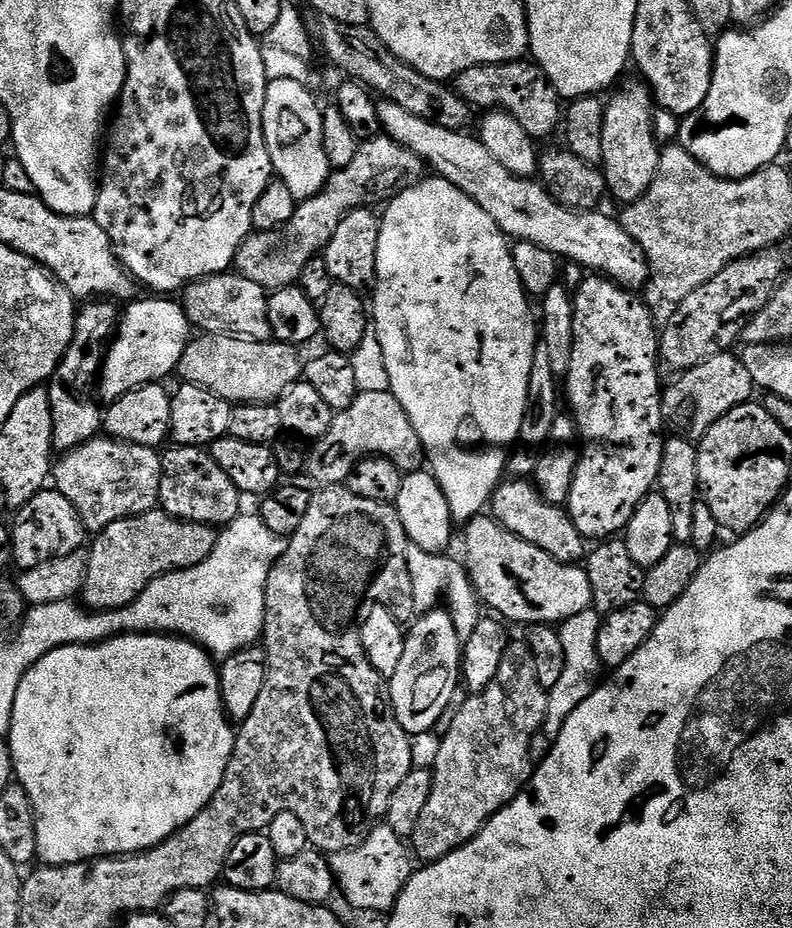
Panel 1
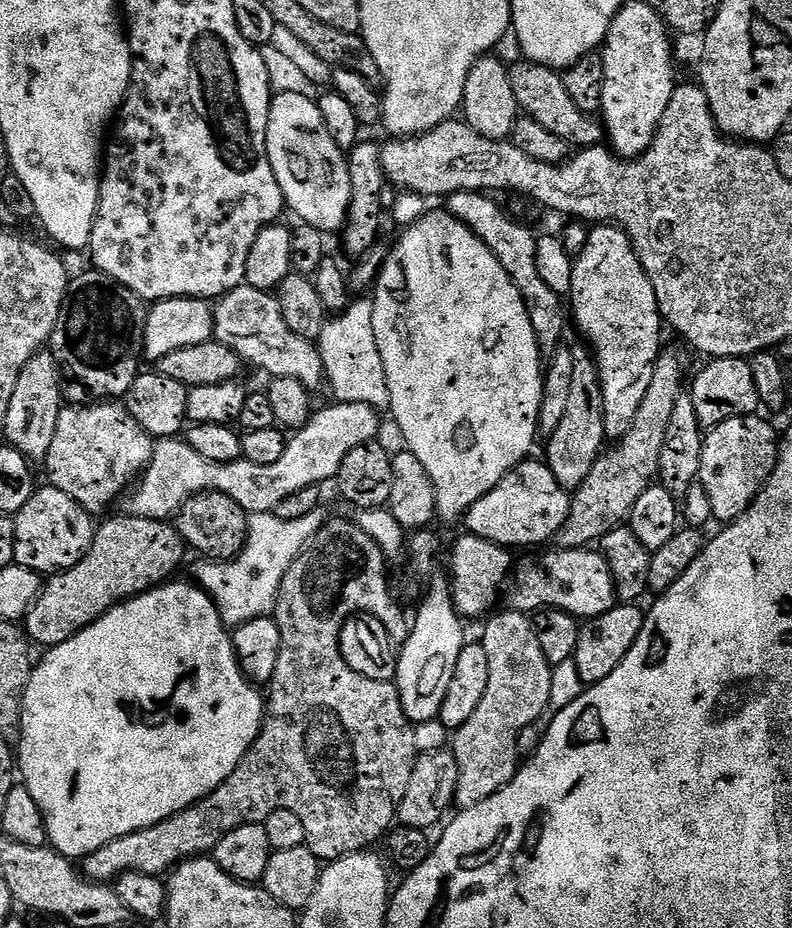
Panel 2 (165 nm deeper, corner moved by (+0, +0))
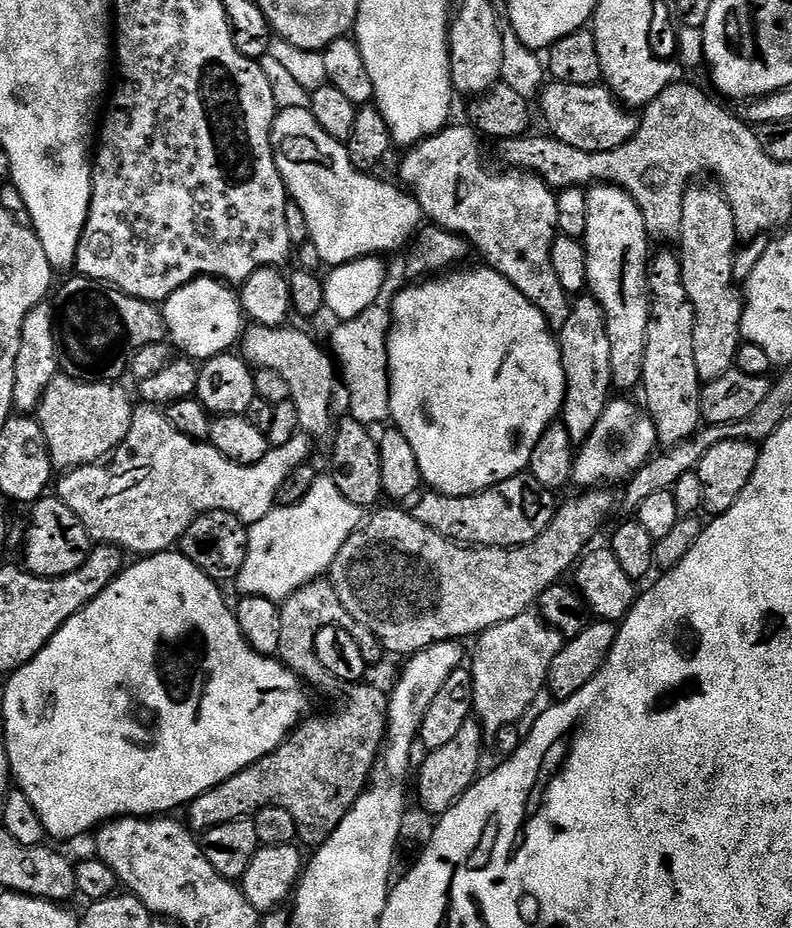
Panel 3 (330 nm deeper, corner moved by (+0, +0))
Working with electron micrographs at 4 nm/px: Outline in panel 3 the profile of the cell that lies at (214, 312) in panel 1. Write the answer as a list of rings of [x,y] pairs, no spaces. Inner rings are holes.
[[[262,324],[249,327],[242,337],[242,355],[256,368],[278,370],[278,374],[290,382],[291,403],[300,411],[300,424],[304,427],[301,429],[313,438],[327,437],[334,428],[332,391],[336,388],[336,380],[338,384],[338,372],[327,351],[324,353],[306,333],[292,327],[267,328]]]

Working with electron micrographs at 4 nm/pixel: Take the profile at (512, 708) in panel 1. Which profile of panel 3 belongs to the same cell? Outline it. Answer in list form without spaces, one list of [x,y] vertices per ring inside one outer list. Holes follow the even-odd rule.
[[[532,610],[480,633],[475,641],[476,653],[470,656],[470,671],[474,682],[474,716],[485,733],[495,734],[526,714],[539,692],[546,688],[550,666],[565,643],[565,637],[548,627]]]

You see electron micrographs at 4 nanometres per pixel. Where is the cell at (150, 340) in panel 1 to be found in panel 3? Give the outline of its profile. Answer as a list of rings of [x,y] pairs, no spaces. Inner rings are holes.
[[[215,278],[192,280],[186,286],[174,290],[174,294],[163,301],[162,311],[167,339],[179,351],[181,348],[185,357],[197,362],[225,355],[235,349],[232,347],[241,343],[246,331],[246,317],[239,295],[227,283]]]

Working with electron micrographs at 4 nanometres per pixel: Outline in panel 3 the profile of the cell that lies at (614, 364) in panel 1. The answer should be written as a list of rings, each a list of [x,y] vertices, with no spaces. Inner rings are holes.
[[[613,184],[587,189],[586,234],[582,241],[586,254],[587,291],[600,303],[610,338],[612,382],[617,389],[632,388],[644,379],[644,359],[648,341],[650,281],[648,266],[650,233],[638,202],[626,190]]]

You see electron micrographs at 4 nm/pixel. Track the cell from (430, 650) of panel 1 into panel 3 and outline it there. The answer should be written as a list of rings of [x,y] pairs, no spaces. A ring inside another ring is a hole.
[[[481,266],[477,272],[460,271],[464,270],[409,283],[409,288],[402,289],[393,298],[392,304],[390,303],[392,325],[388,331],[388,385],[391,423],[399,428],[402,434],[406,434],[406,442],[414,446],[423,483],[441,494],[470,496],[473,492],[485,492],[495,484],[519,476],[527,469],[534,454],[534,446],[538,446],[538,438],[542,438],[544,431],[561,415],[566,378],[557,337],[553,329],[548,327],[542,310],[538,310],[538,306],[531,304],[507,278],[490,267]]]

